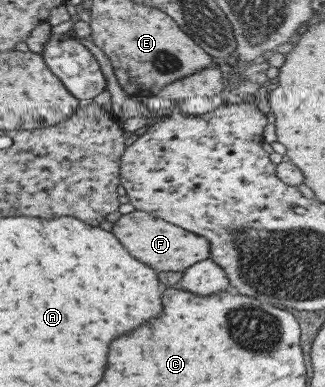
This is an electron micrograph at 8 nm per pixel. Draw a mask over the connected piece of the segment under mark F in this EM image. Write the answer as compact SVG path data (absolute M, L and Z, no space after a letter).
M133 210L121 214L112 223L110 232L117 237L117 241L121 241L121 245L131 253L131 257L157 271L182 272L193 263L207 259L210 254L209 242L204 237L185 231L147 212Z

